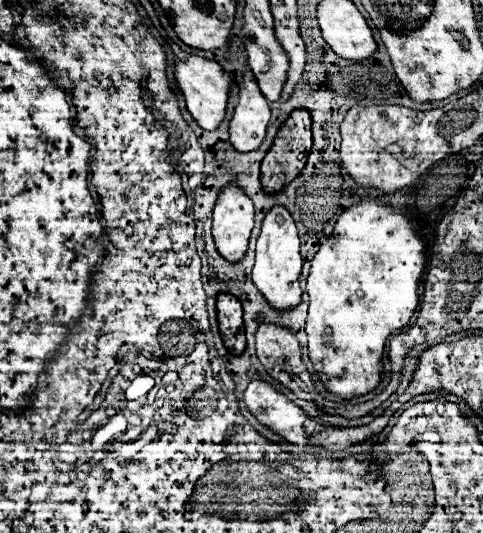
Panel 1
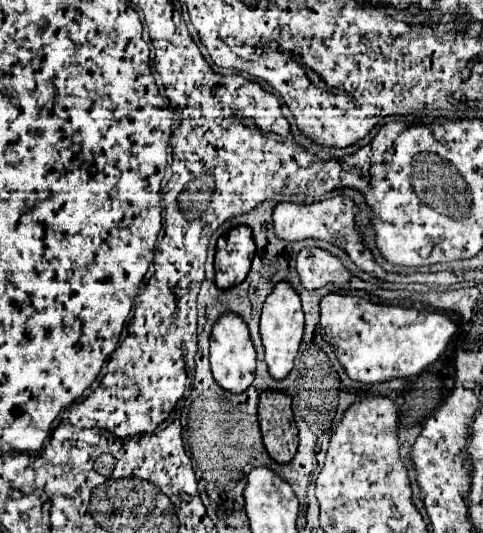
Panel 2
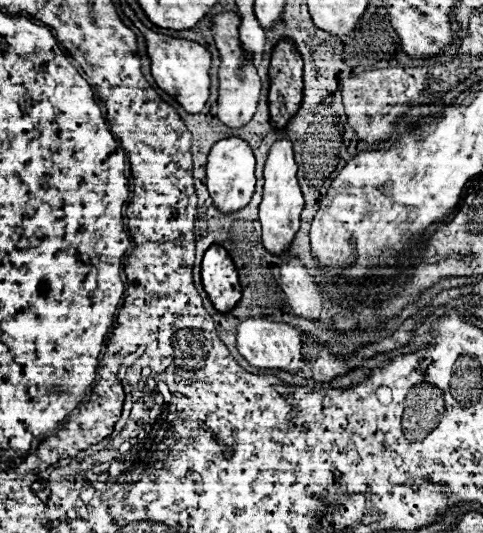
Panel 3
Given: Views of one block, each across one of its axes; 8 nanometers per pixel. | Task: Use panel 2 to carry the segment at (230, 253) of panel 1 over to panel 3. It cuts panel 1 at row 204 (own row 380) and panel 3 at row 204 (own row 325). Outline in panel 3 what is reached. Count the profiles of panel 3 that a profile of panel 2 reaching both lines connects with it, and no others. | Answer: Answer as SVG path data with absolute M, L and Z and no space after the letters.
M230 136L216 142L208 154L206 166L206 186L210 190L214 206L224 214L244 208L254 194L254 184L254 152L250 144L238 136Z

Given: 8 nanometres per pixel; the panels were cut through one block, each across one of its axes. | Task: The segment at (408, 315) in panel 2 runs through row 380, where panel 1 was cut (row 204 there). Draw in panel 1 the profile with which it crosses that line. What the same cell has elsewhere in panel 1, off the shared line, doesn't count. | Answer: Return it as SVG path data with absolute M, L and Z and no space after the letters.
M364 198L338 218L332 236L314 256L306 280L306 292L310 296L306 320L308 358L312 360L326 392L338 398L356 398L372 392L382 382L384 344L394 330L408 324L418 306L418 282L426 262L424 250L424 242L416 236L406 214L382 204L380 200Z

